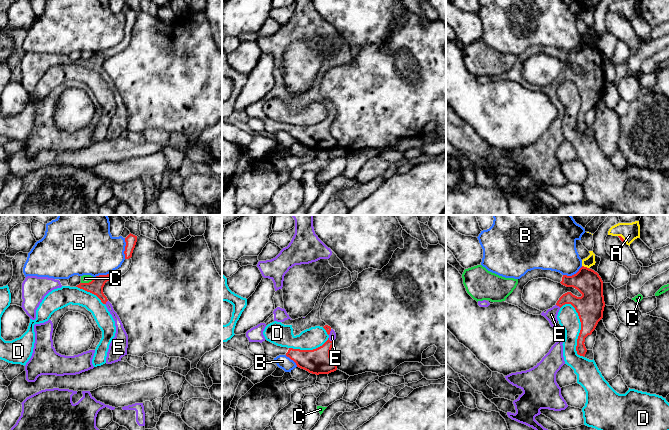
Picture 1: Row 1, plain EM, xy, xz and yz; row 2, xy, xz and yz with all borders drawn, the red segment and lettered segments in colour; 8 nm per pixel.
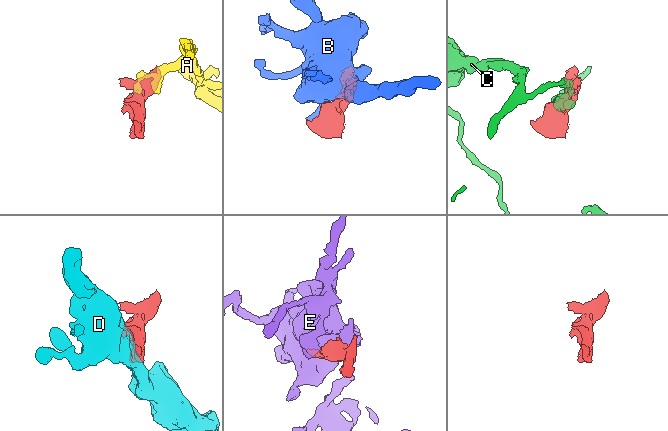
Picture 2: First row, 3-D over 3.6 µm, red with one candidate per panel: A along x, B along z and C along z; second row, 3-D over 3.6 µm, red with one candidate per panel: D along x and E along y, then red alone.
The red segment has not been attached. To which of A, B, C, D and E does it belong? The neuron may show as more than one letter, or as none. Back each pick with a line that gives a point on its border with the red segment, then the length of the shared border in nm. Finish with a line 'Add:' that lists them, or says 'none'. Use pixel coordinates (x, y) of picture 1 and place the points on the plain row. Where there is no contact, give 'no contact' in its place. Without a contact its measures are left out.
E: meets red in xz at (331, 117); contact 60 nm long
Add: E

